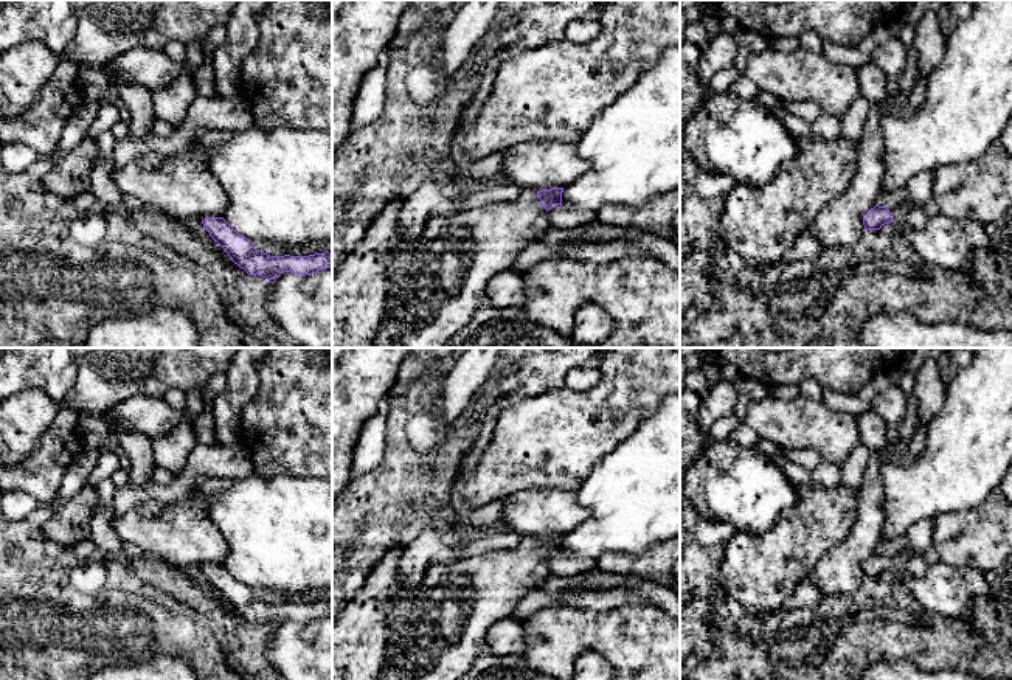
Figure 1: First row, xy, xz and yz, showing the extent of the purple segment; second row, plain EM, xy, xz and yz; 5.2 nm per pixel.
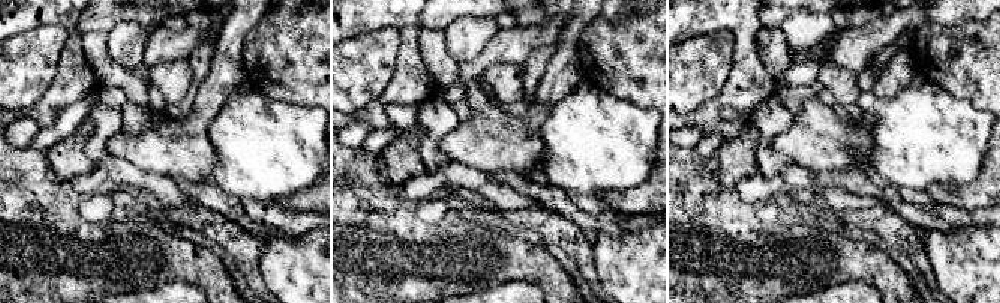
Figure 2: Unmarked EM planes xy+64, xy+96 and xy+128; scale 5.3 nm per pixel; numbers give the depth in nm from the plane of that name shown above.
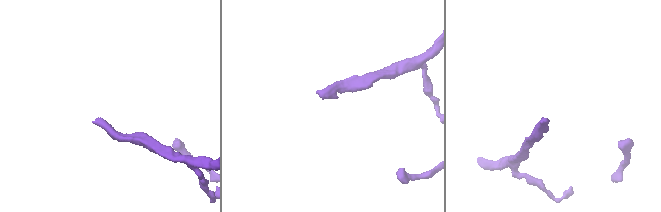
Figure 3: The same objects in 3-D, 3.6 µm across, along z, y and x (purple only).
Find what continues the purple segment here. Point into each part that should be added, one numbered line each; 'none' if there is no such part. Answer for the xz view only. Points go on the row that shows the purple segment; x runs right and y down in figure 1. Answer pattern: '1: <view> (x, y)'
1: xz (455, 256)

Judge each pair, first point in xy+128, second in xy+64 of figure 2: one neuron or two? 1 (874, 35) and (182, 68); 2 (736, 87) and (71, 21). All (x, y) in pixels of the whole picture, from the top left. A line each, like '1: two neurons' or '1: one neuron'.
1: two neurons
2: one neuron

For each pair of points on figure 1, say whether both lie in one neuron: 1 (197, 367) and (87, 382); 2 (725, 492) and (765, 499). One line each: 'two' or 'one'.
1: one
2: one

